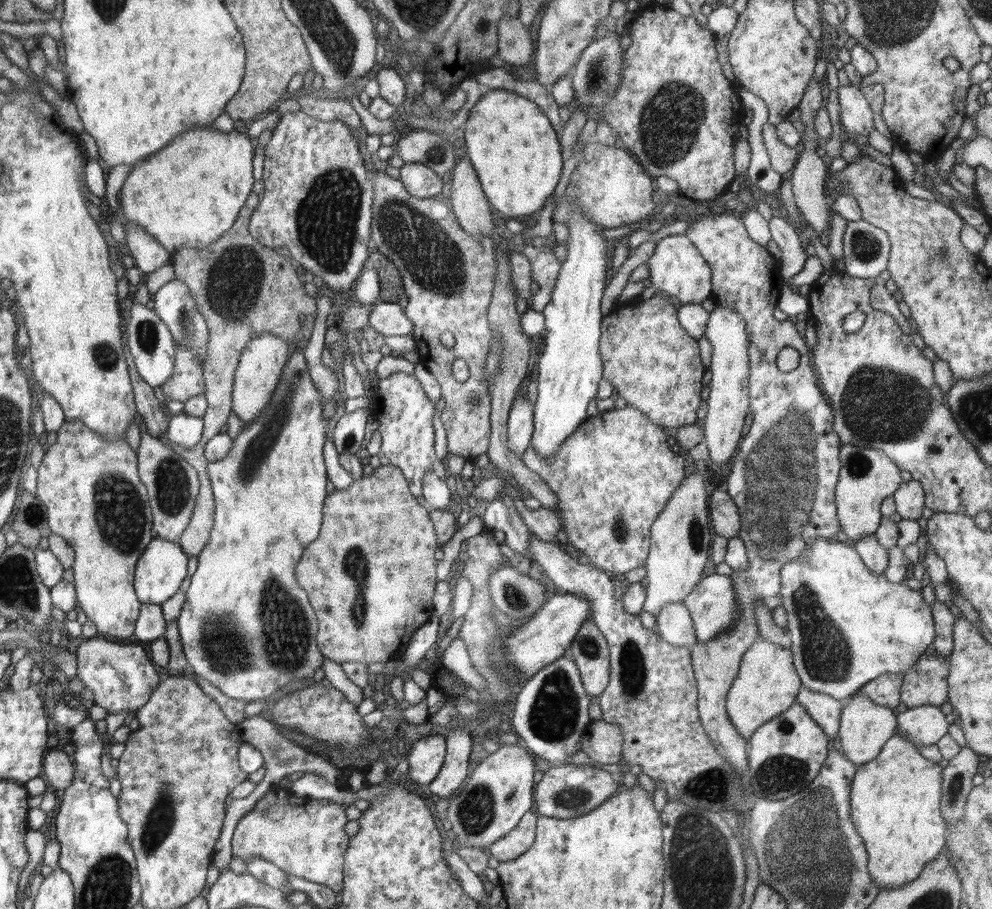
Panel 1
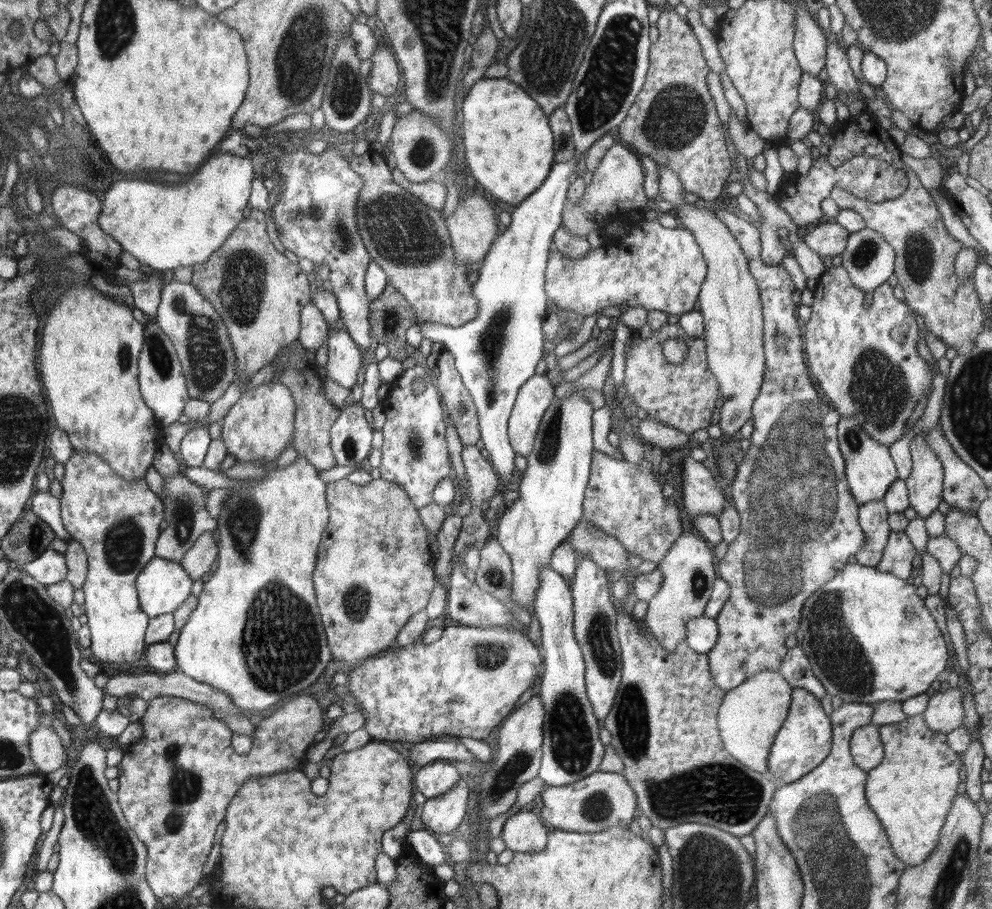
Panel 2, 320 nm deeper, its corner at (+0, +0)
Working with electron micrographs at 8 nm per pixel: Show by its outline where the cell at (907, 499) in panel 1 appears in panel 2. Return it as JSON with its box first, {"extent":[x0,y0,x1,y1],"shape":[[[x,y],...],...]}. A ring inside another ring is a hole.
{"extent":[905,433,943,519],"shape":[[[918,433],[910,444],[913,462],[911,473],[905,479],[910,507],[926,519],[943,500],[943,466],[938,455],[930,449],[924,439],[925,433]]]}

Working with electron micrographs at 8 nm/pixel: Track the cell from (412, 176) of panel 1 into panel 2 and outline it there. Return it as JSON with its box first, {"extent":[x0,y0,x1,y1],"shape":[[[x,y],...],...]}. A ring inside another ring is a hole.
{"extent":[391,170,447,210],"shape":[[[391,170],[393,182],[396,182],[402,189],[412,193],[420,202],[426,204],[430,208],[442,210],[444,208],[444,201],[446,200],[447,187],[444,183],[427,182],[414,183],[404,177],[400,170]]]}

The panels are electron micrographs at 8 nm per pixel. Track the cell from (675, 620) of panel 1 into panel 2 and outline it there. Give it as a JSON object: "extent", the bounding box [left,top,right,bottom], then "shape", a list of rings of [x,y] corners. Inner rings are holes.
{"extent":[685,615,718,655],"shape":[[[704,615],[691,618],[686,625],[685,642],[690,650],[708,655],[716,644],[718,632],[715,619]]]}

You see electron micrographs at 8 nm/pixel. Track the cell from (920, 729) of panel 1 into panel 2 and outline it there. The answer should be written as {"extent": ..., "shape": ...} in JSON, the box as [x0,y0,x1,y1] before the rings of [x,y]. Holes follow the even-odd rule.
{"extent":[921,688,965,734],"shape":[[[950,688],[931,696],[921,716],[932,730],[948,734],[963,725],[965,714],[962,691]]]}

